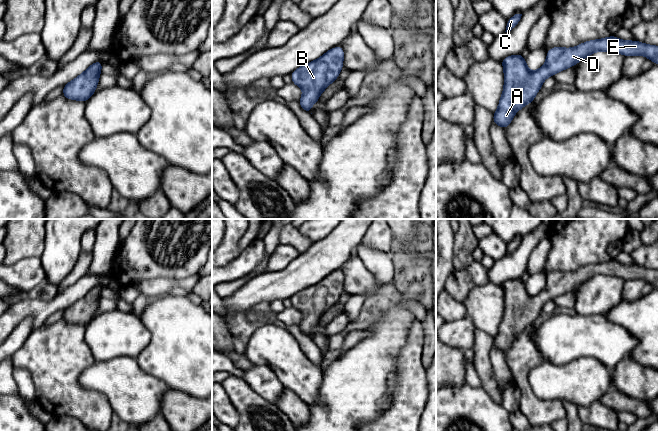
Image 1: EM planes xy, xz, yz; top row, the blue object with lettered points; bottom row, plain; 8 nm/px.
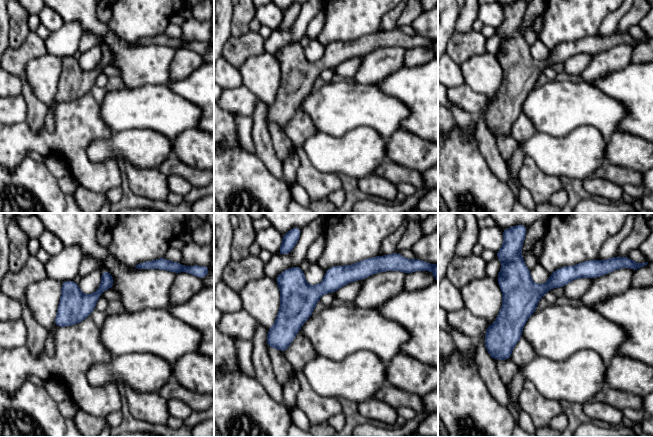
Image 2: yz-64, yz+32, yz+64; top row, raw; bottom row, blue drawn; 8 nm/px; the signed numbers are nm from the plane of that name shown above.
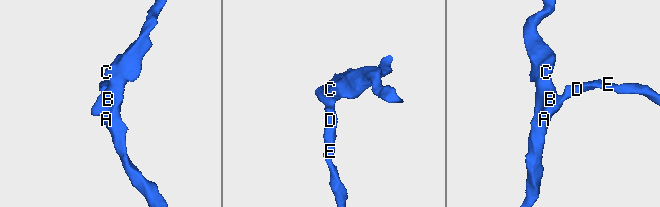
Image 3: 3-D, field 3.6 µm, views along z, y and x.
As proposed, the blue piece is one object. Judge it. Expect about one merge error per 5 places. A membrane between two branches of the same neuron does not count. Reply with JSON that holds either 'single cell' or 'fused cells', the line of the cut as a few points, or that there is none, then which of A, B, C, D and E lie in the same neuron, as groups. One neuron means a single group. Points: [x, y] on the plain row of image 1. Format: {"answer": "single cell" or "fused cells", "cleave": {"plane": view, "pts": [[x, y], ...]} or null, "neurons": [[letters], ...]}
{"answer": "single cell", "cleave": null, "neurons": [["A", "B", "C", "D", "E"]]}

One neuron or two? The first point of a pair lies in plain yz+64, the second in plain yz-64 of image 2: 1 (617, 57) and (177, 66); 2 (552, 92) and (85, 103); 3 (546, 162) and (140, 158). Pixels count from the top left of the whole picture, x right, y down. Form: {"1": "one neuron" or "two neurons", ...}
{"1": "two neurons", "2": "two neurons", "3": "one neuron"}

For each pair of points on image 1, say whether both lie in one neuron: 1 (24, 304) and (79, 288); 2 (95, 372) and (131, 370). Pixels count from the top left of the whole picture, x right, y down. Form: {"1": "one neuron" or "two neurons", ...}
{"1": "one neuron", "2": "one neuron"}

